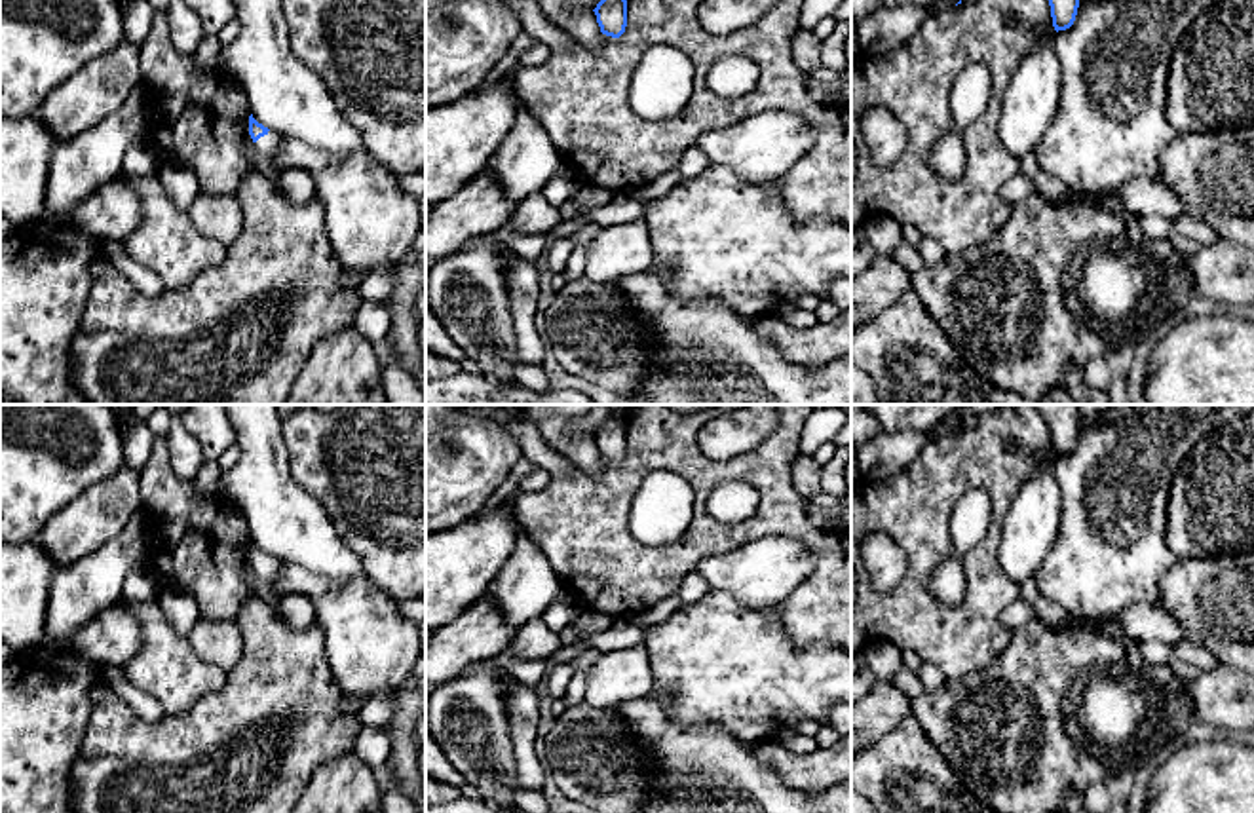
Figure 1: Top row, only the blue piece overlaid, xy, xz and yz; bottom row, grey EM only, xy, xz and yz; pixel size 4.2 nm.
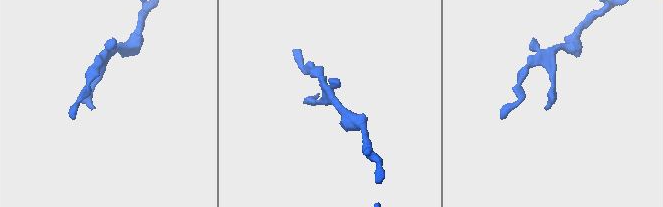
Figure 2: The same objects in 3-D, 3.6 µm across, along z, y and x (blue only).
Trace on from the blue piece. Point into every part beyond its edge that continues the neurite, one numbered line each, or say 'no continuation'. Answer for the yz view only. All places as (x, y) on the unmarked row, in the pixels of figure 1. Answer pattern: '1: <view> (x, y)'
no continuation

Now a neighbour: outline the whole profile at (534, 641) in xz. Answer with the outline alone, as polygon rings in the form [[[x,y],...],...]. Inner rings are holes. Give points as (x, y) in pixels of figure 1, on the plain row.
[[[532,617],[517,629],[505,650],[515,659],[540,661],[551,657],[560,646],[559,634],[542,617]]]

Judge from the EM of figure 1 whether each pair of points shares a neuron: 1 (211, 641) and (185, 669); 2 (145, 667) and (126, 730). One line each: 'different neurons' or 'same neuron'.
1: different neurons
2: different neurons

